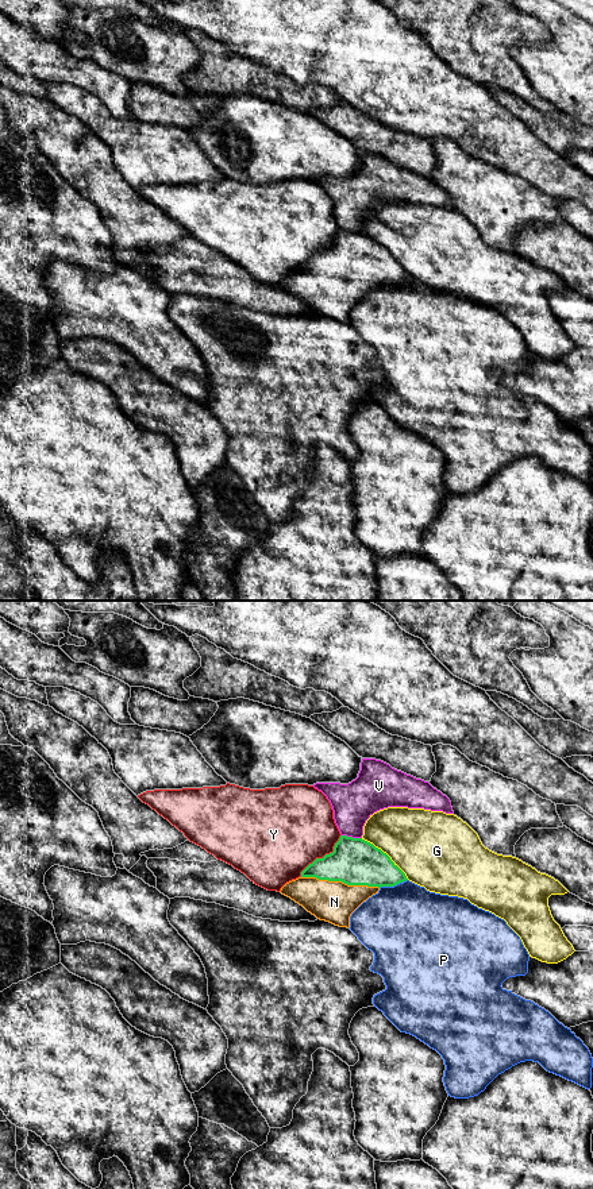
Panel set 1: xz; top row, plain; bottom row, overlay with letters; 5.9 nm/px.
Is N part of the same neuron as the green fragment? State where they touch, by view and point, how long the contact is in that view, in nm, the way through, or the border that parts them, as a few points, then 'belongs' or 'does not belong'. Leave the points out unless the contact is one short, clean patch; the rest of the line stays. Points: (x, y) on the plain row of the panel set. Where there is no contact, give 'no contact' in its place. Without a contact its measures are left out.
contact xz (341, 275); length 460 nm; belongs

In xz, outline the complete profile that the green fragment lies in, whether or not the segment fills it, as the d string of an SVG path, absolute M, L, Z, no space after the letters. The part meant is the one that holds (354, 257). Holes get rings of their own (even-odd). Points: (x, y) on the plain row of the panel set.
M340 231L332 248L316 254L299 274L286 278L280 287L317 314L349 324L351 309L378 289L381 282L394 282L407 275L405 269L381 244L362 233Z

